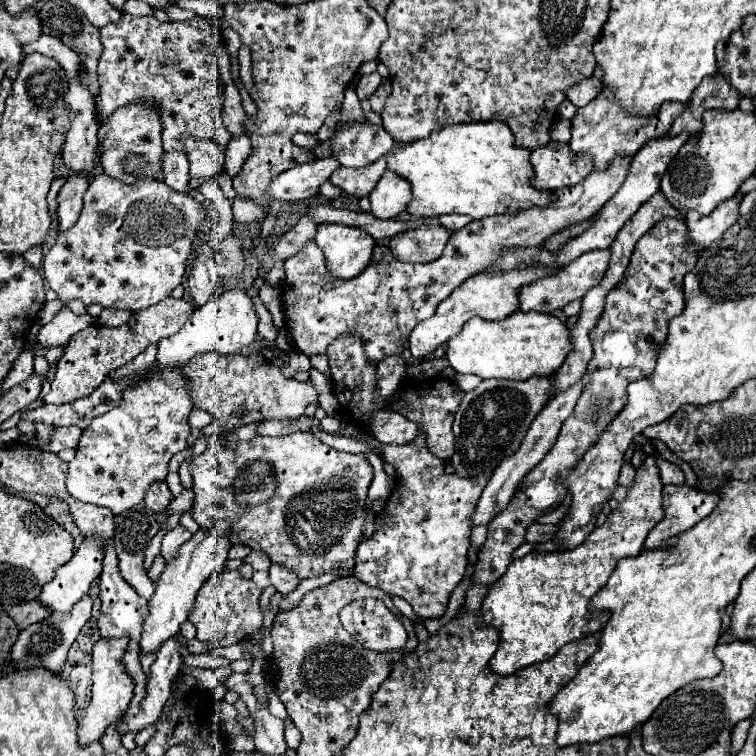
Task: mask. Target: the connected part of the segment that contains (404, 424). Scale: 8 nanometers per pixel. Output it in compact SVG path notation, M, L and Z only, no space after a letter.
M378 410L374 412L374 424L368 426L374 438L382 444L410 444L418 436L418 426L404 416L398 416L398 412L386 412Z

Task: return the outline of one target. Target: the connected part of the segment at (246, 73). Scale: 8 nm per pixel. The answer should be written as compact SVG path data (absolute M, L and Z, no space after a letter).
M242 45L238 51L240 65L240 79L248 90L253 86L251 51L248 46Z

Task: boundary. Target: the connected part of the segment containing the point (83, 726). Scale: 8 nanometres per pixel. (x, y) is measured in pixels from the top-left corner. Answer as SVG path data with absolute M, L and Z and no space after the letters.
M100 638L94 644L94 652L92 652L92 668L94 668L92 698L90 698L90 704L86 708L86 714L84 714L82 722L78 724L78 744L82 744L82 746L100 740L104 730L110 724L118 722L128 710L128 704L134 696L134 682L128 676L124 664L122 664L122 656L126 652L128 640L130 638L114 638L114 640L112 638L104 638L104 640Z

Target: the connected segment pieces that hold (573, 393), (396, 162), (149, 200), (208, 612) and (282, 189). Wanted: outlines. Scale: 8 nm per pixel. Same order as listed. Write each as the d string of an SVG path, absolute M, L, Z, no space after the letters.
M578 382L576 386L570 386L570 390L558 394L556 398L552 398L552 400L542 408L542 412L540 412L540 414L534 418L534 422L530 424L530 430L526 432L526 436L524 436L518 452L514 452L512 456L508 456L506 460L502 460L502 464L498 464L496 470L492 472L492 478L490 478L490 482L486 484L486 488L484 488L484 492L482 492L482 496L480 496L480 502L478 502L478 506L476 506L476 512L474 512L474 516L472 516L472 524L474 524L474 526L490 524L490 520L508 506L508 502L513 498L518 484L522 482L522 478L524 478L524 476L550 452L550 448L554 446L554 442L556 442L556 438L558 438L558 432L560 432L560 426L562 426L562 422L572 414L574 404L576 404L576 400L578 400L580 394L582 394L582 382Z
M500 120L454 124L428 138L414 140L388 156L388 170L402 174L412 184L412 202L408 212L422 218L442 214L466 214L484 218L494 214L510 214L528 208L546 208L556 194L530 186L534 176L530 150L514 144L514 134Z
M106 174L96 176L84 194L84 208L78 222L70 230L60 232L56 244L44 256L42 274L62 302L80 298L86 306L102 304L104 308L122 308L130 312L144 310L168 298L170 292L182 282L196 230L200 222L208 218L206 210L208 208L198 204L192 196L174 192L172 188L166 188L164 182L154 178L124 184Z
M238 570L216 572L198 590L194 610L188 616L188 620L196 626L196 638L200 642L210 642L214 648L242 642L248 634L262 626L262 614L258 608L260 592L262 590L252 580L244 580Z
M324 158L324 160L314 160L310 164L300 164L294 166L276 180L272 180L272 190L270 194L276 200L286 200L286 202L300 202L308 200L318 194L320 184L328 182L330 174L340 168L340 162L336 158Z

